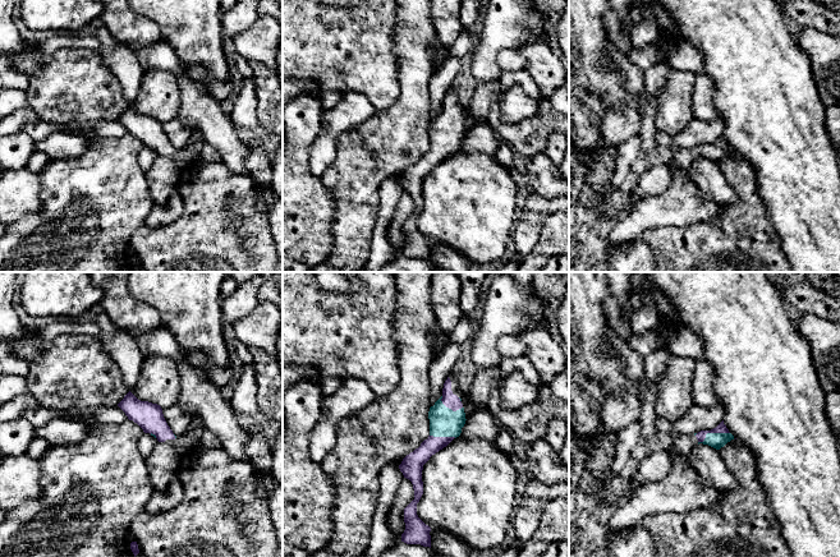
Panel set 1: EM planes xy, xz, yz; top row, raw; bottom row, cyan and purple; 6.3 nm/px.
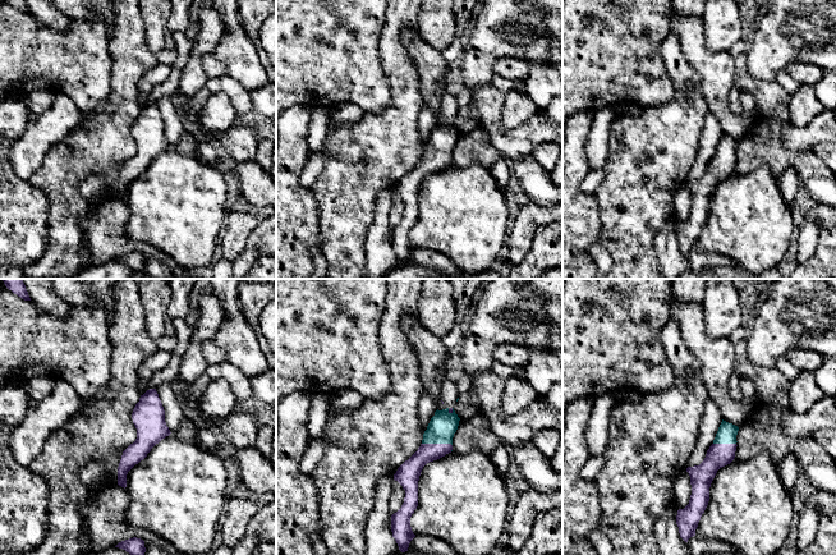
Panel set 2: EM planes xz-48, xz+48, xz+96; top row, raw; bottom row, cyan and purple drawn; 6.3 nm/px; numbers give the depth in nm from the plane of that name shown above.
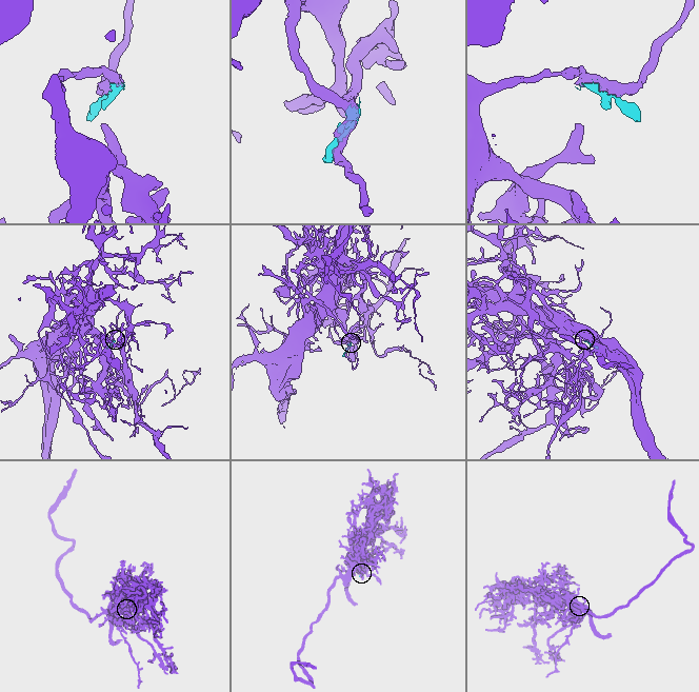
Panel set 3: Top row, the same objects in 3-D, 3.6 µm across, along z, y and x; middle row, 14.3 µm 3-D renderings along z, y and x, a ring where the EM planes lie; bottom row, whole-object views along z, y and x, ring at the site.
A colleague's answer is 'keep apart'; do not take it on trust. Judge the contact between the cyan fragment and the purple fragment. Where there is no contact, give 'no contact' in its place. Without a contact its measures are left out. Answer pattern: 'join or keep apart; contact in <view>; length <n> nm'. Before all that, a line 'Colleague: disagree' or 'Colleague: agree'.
Colleague: disagree
join; contact in yz; length 220 nm

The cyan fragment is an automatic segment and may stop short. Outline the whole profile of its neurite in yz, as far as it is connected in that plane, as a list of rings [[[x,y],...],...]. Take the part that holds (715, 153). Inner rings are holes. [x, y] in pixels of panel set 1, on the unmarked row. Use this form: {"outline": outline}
{"outline": [[[724,134],[713,143],[711,144],[701,144],[696,148],[698,153],[698,158],[708,158],[716,164],[720,164],[724,161],[727,156],[734,153],[734,149],[729,146],[726,139],[724,138]]]}

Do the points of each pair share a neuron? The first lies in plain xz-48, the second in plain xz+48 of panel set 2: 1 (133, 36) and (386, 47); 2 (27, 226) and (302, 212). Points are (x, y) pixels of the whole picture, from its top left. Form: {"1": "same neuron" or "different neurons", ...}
{"1": "same neuron", "2": "same neuron"}

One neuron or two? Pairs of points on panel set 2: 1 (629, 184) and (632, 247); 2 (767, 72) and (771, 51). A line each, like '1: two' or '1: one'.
1: one
2: one

